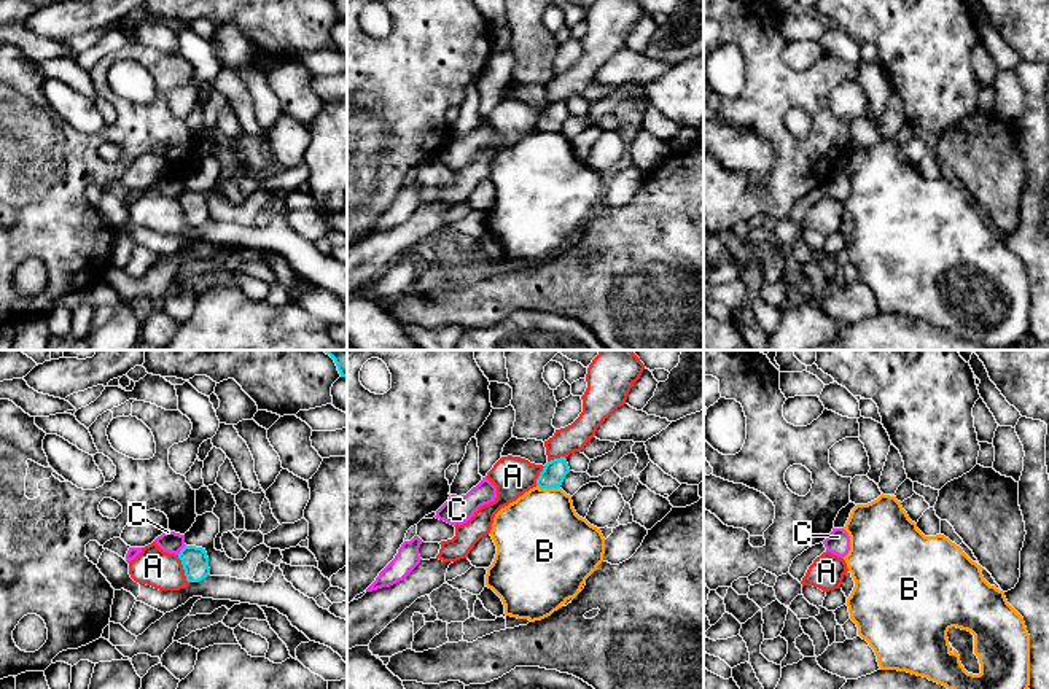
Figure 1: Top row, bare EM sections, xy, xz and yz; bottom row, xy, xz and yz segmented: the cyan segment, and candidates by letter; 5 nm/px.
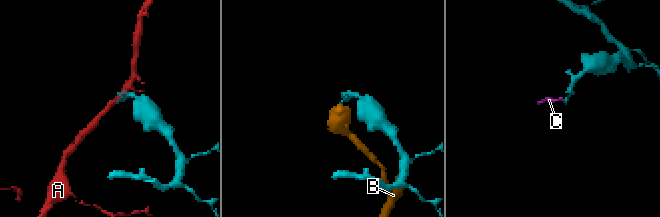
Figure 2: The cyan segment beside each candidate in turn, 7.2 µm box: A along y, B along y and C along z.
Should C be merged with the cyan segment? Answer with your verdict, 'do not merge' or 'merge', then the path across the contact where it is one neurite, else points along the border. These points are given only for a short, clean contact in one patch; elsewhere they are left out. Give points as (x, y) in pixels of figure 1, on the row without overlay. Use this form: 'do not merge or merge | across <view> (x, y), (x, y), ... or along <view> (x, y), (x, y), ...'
do not merge | along xy (185, 188), (177, 198)

